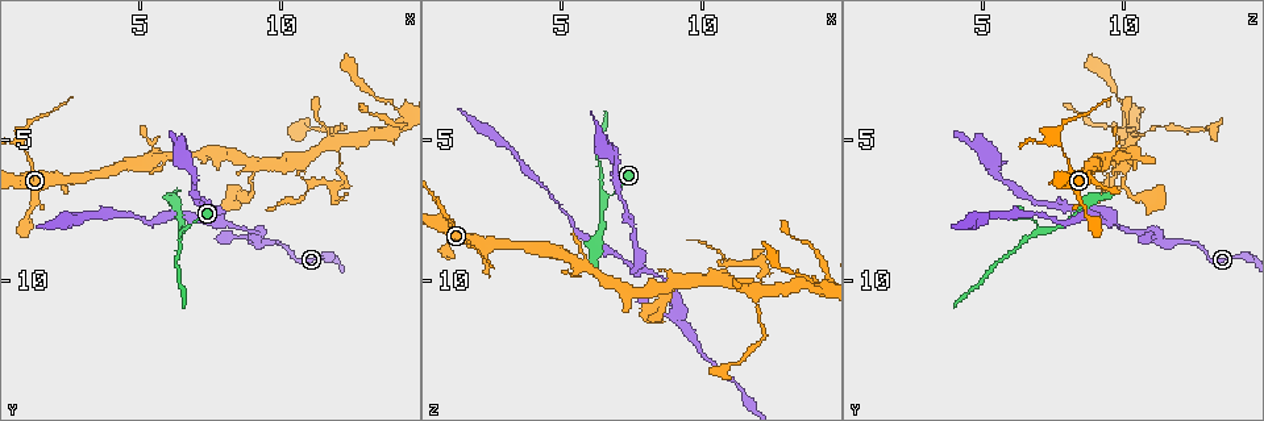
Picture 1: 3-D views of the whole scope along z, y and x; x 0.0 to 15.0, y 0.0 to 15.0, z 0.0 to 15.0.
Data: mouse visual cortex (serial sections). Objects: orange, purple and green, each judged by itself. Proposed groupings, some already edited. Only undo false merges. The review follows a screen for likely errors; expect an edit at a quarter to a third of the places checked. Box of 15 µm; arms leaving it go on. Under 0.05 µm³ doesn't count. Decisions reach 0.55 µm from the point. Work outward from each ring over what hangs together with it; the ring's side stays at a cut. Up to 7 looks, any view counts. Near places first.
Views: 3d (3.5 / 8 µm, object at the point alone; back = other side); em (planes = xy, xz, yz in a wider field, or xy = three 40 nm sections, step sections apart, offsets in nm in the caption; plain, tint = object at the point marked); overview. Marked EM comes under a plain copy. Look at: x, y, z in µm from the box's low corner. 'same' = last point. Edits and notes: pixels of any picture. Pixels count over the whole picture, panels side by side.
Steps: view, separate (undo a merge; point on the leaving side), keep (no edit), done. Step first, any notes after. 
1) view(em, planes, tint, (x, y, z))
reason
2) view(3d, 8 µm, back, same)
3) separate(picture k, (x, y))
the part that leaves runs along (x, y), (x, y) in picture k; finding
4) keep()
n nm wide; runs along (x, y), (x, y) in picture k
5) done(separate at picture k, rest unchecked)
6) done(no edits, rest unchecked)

view(3d, 3.5 µm, (6.6, 8.2, 7.0))
three arms meet

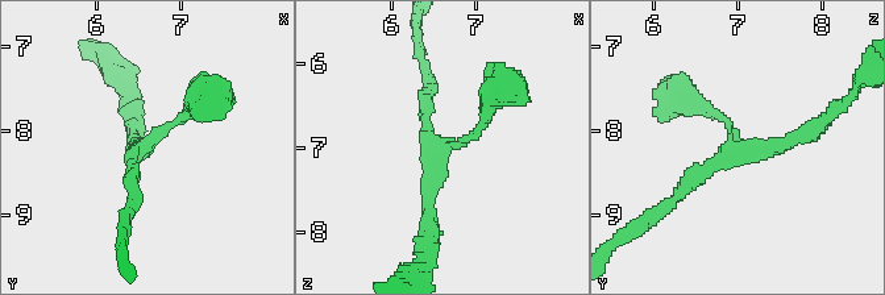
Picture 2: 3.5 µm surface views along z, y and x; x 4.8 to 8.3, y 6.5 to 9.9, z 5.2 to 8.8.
view(em, planes, tint, (6.55, 8.25, 6.95))
3 arms; arms of 150, 200, 200 nm

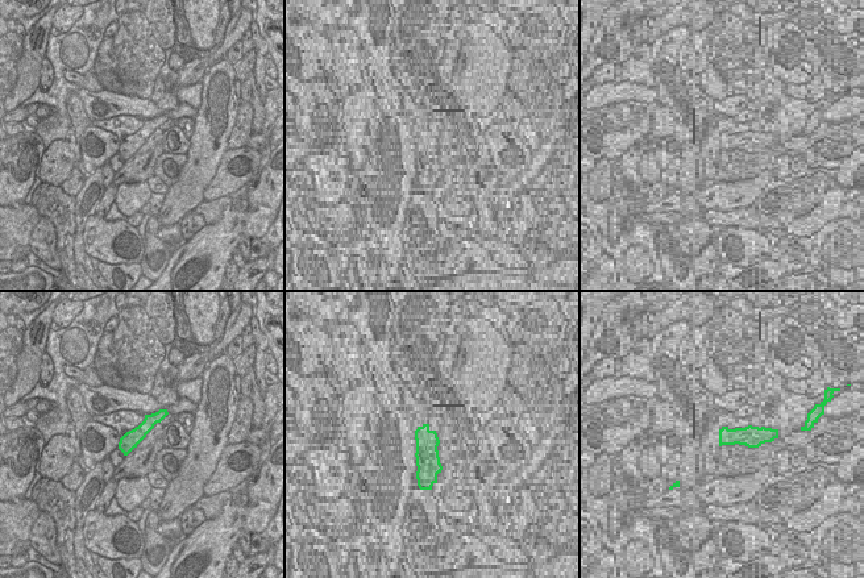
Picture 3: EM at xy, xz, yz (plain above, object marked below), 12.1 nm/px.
keep()
runs along (490, 102), (462, 142), (437, 145), (429, 229) in picture 2; all the same cell

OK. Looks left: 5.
view(3d, 3.5 µm, (9.0, 5.8, 10.1))
branch point

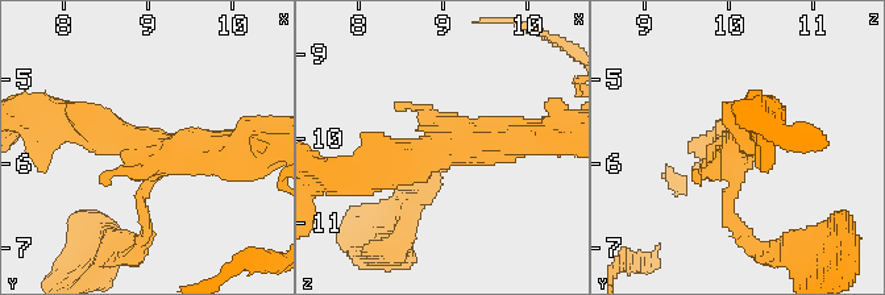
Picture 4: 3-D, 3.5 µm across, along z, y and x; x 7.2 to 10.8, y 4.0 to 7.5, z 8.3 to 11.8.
view(em, xy, step 5, tint, (9.10, 5.85, 10.15))

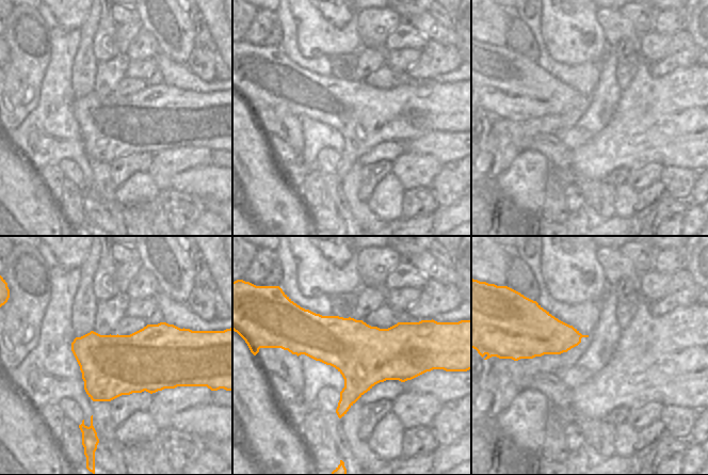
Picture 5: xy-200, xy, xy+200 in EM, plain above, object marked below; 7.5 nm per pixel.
keep()
continuous, no second cell

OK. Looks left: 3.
view(3d, 3.5 µm, (7.9, 8.0, 9.5))

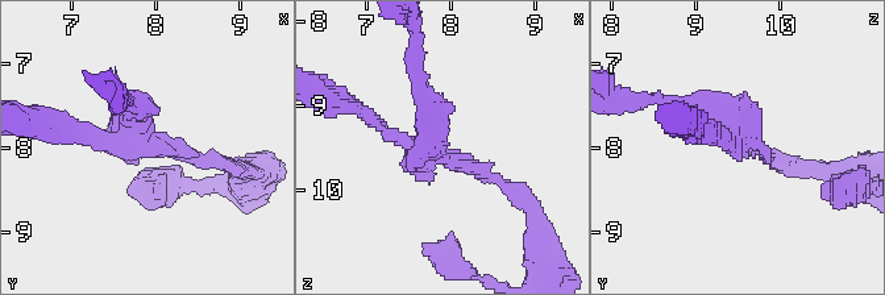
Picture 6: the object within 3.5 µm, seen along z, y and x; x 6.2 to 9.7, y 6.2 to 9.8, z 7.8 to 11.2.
view(em, xy, step 2, tint, (7.80, 7.95, 9.55))
3 arms; arms of 150, 200, 250 nm; now the EM

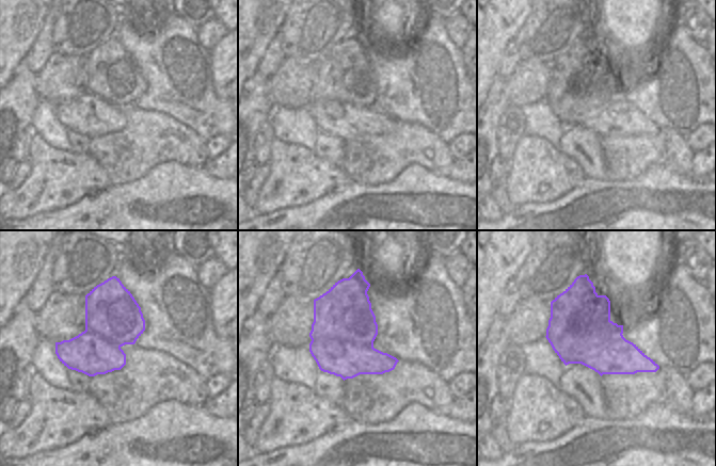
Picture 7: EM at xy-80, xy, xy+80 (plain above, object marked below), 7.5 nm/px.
separate(picture 6, (437, 127))
border along (312, 339), (337, 338), (372, 347) in picture 7; a second cell is stuck on

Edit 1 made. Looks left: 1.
done(separate at picture 6, rest unchecked)

